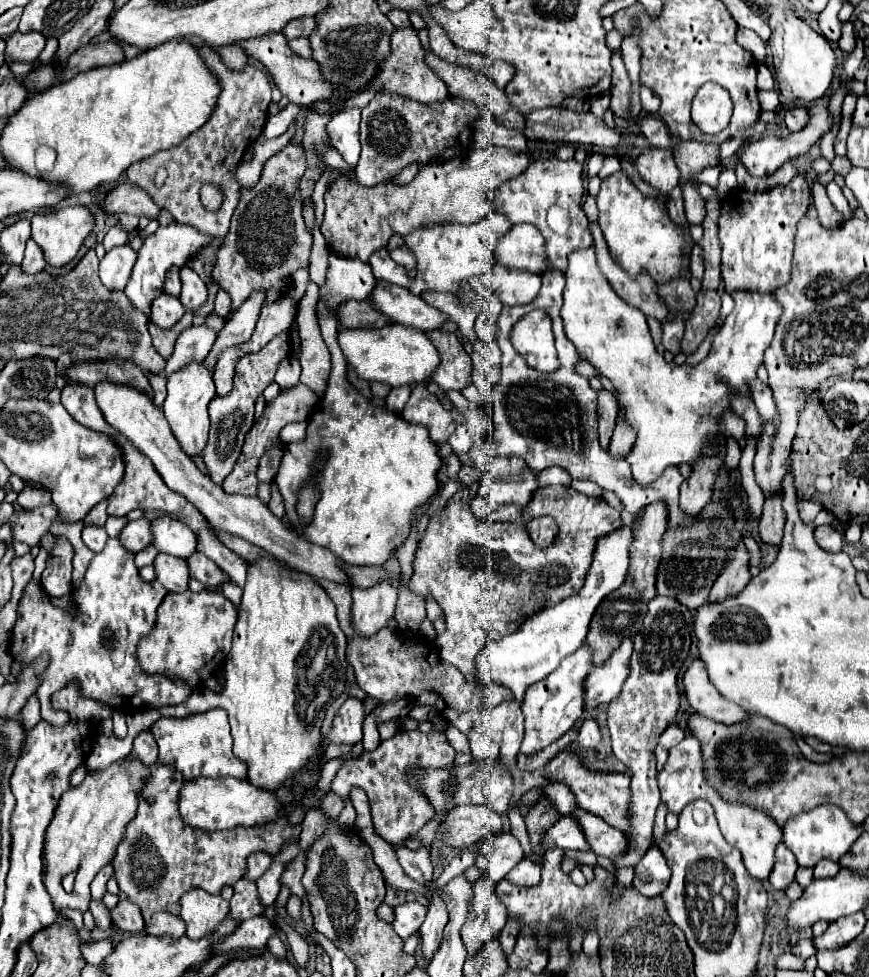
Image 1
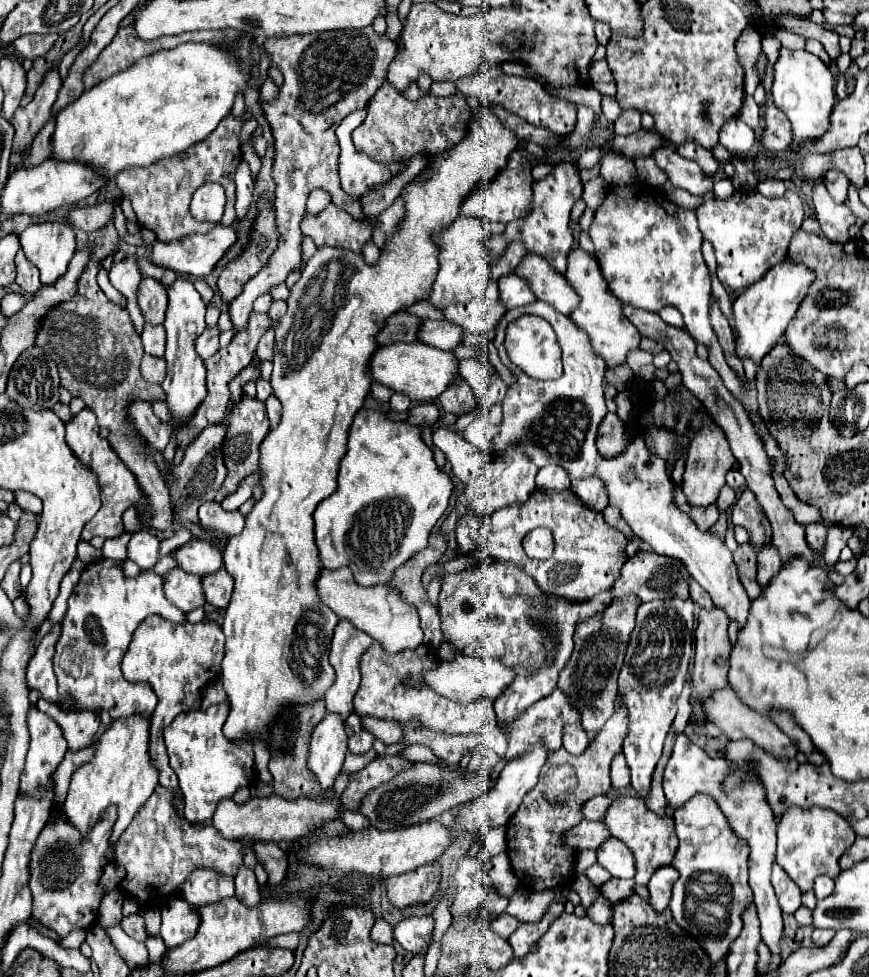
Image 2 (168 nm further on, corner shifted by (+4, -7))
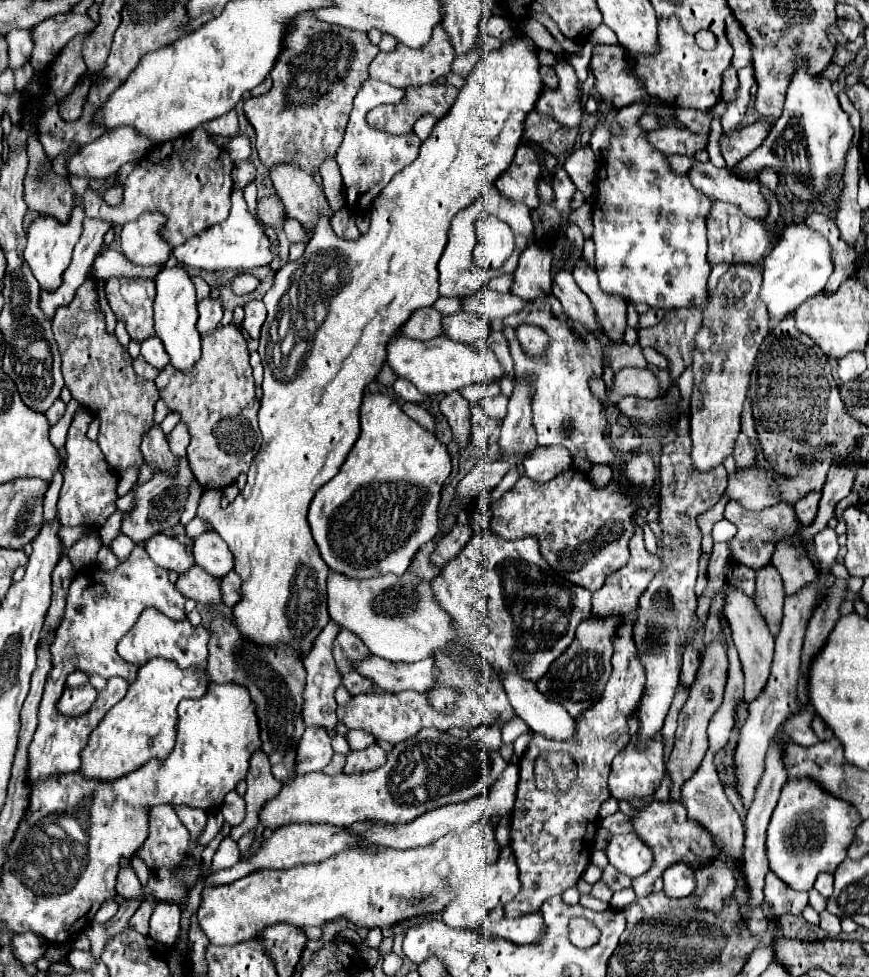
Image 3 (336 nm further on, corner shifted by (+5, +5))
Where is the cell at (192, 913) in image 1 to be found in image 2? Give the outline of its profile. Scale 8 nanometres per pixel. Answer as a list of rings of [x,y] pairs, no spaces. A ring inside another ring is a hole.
[[[174,899],[162,909],[162,929],[160,937],[166,947],[180,945],[194,937],[200,927],[200,907],[184,899]]]

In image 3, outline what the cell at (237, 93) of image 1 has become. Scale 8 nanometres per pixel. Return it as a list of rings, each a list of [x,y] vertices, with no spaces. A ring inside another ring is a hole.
[[[199,127],[191,135],[161,143],[151,153],[147,153],[145,159],[141,159],[133,173],[125,179],[125,195],[117,207],[109,206],[90,187],[83,195],[73,193],[73,199],[75,207],[83,205],[85,217],[105,219],[115,225],[135,221],[145,211],[161,211],[167,217],[163,237],[169,241],[169,245],[177,247],[187,239],[199,235],[201,231],[227,219],[231,209],[229,197],[233,191],[231,171],[233,161],[229,159],[229,153],[213,145],[211,135]]]

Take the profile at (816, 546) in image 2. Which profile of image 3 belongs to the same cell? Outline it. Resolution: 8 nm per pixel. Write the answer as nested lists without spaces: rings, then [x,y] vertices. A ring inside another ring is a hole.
[[[807,493],[805,497],[801,497],[795,503],[795,513],[797,513],[801,525],[813,523],[813,517],[817,515],[817,507],[819,507],[819,497],[821,497],[821,493]]]

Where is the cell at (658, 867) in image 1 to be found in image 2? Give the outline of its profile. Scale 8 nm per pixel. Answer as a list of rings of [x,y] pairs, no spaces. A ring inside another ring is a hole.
[[[670,865],[658,867],[654,875],[648,881],[648,891],[650,891],[650,905],[658,911],[664,911],[670,901],[670,891],[674,881],[678,879],[678,871]]]

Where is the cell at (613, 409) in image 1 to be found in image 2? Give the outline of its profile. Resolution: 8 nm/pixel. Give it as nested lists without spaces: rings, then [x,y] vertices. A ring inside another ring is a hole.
[[[606,413],[598,427],[598,439],[596,439],[598,453],[604,459],[610,459],[626,447],[626,437],[624,437],[624,423],[616,413]]]

